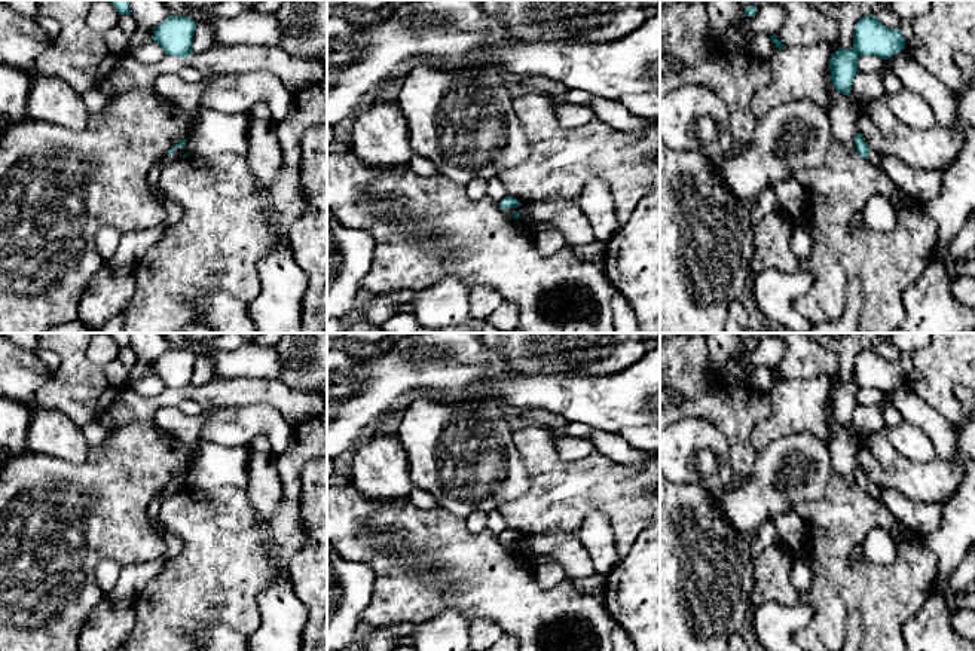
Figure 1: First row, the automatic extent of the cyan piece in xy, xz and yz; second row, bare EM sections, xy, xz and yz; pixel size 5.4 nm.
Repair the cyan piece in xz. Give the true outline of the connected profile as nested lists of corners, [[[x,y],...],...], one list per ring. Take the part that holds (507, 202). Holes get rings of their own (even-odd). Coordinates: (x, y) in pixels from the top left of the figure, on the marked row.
[[[505,196],[501,202],[499,207],[504,211],[505,216],[513,217],[513,218],[520,218],[520,202],[511,196]]]

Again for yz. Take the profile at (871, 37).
[[[875,15],[864,16],[855,25],[853,48],[838,48],[831,55],[829,70],[834,88],[850,97],[852,83],[859,73],[858,59],[864,55],[875,55],[881,61],[905,49],[905,39],[899,30],[883,25]]]

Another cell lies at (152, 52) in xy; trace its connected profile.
[[[150,42],[140,48],[129,49],[126,55],[141,64],[156,64],[165,56],[162,46],[156,42]]]

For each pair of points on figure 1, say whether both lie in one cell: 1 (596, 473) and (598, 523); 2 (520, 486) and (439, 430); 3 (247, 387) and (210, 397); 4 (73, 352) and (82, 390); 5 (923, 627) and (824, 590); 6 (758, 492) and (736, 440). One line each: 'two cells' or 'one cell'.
1: two cells
2: one cell
3: one cell
4: one cell
5: two cells
6: two cells

